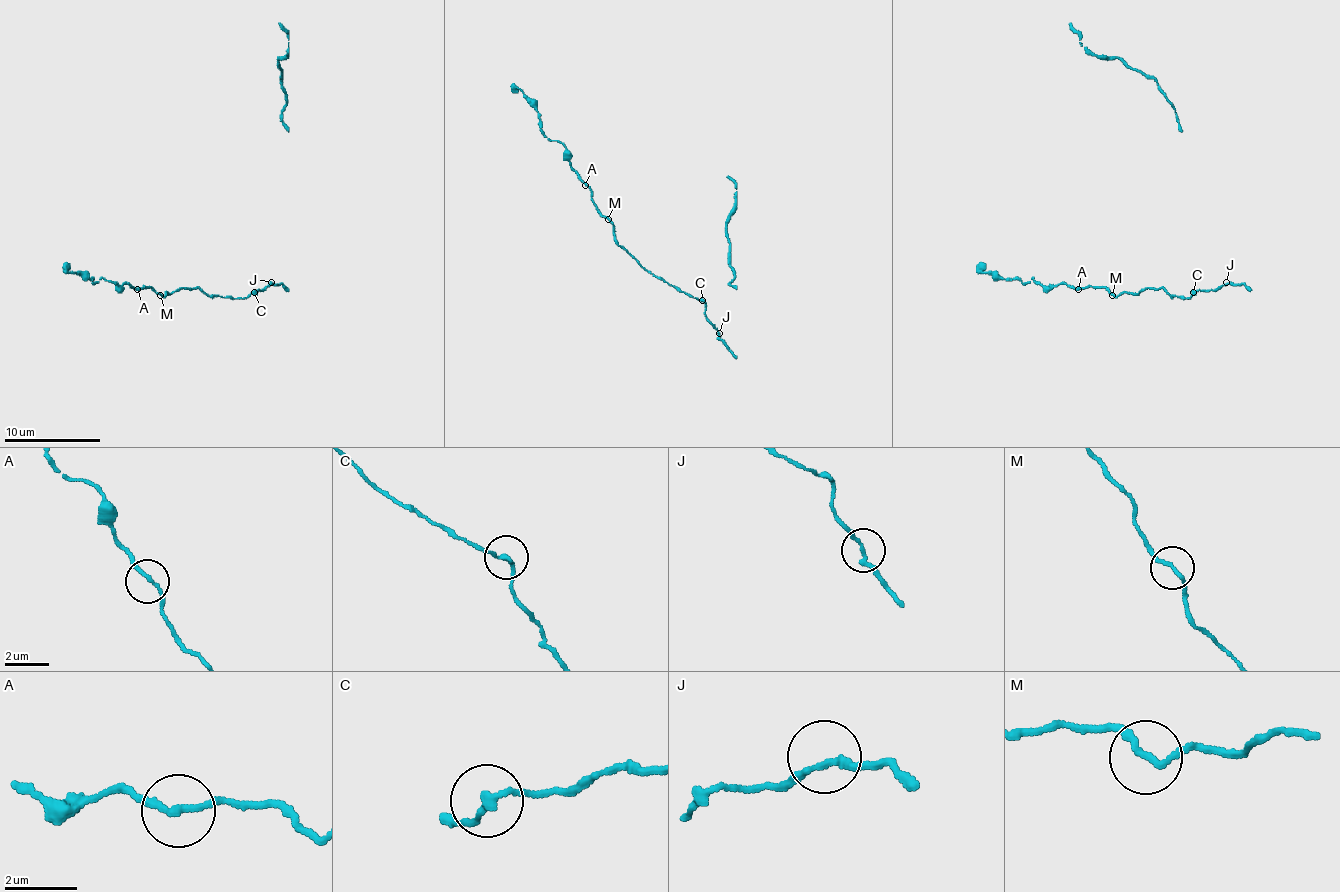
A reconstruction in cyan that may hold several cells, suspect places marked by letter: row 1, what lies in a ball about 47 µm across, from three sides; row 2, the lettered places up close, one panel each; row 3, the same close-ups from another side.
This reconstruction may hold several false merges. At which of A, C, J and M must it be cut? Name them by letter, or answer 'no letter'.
no letter

